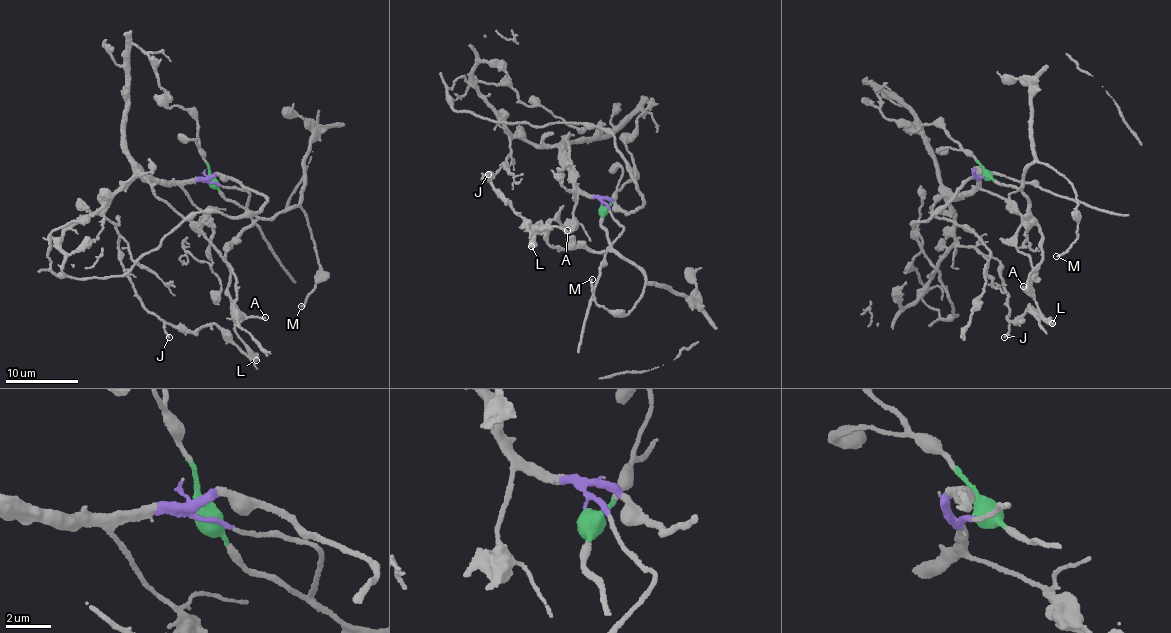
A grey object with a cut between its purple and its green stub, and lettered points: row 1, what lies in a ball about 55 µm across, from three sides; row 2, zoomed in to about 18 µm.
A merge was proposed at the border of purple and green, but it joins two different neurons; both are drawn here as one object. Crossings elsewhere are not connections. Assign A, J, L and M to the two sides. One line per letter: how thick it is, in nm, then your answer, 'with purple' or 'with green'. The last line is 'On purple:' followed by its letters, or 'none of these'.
A: 160 nm | with green
J: 150 nm | with purple
L: 600 nm | with green
M: 170 nm | with green
On purple: J

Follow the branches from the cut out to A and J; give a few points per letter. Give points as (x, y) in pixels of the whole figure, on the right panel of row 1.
A: (984, 174), (1022, 191), (1027, 196), (1035, 225), (1040, 229), (1039, 267), (1029, 275), (1025, 290), (1023, 286)
J: (984, 174), (975, 186), (952, 194), (947, 202), (955, 217), (956, 242), (1000, 262), (1009, 309), (1004, 336)

